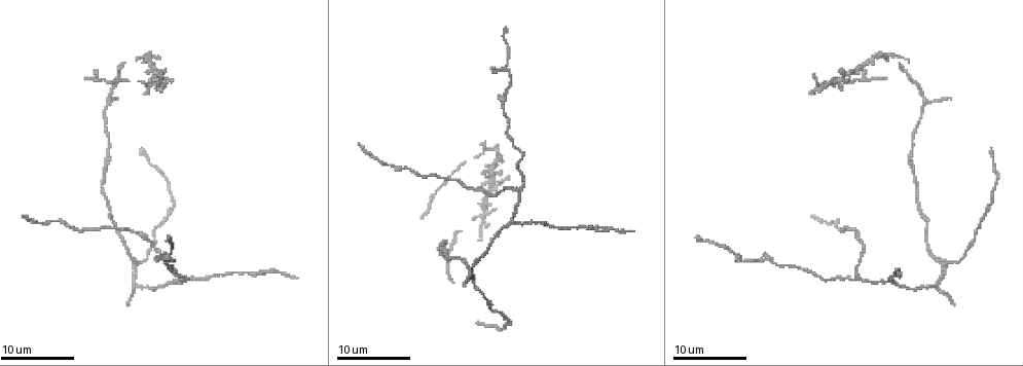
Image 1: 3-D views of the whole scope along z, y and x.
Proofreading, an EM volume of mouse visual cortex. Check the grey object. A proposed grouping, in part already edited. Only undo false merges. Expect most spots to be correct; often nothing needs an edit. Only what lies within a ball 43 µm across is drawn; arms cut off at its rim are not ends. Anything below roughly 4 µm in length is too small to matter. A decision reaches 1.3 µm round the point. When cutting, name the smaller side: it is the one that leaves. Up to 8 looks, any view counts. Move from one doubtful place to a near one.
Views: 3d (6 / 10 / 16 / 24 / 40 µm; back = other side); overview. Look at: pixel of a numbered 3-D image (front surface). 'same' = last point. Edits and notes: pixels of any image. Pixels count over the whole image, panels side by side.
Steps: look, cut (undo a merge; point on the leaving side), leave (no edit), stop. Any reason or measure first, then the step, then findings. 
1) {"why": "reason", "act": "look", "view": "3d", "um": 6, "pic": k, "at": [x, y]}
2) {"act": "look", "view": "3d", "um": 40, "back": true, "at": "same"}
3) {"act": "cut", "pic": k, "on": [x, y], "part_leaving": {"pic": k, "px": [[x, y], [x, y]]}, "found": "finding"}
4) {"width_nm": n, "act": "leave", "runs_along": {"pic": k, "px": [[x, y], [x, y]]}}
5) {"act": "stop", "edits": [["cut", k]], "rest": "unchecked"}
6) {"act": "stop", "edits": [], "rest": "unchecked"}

{"why": "arms part here", "act": "look", "view": "3d", "um": 6, "pic": 1, "at": [946, 262]}

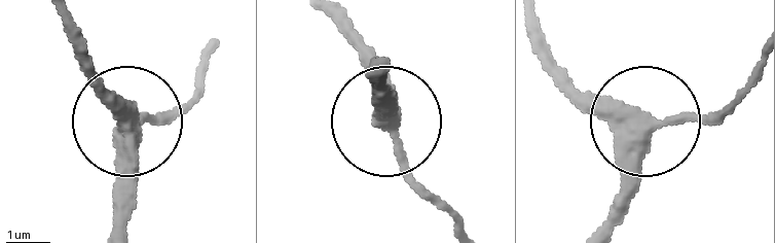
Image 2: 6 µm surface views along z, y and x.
{"act": "leave", "found": "one cell here"}

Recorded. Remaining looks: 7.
{"why": "three-way junction", "act": "look", "view": "3d", "um": 10, "pic": 1, "at": [514, 219]}

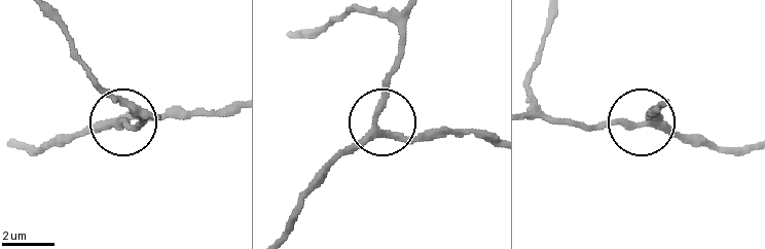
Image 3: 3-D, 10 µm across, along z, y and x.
{"side_arm_um": 18, "act": "leave", "runs_along": {"pic": 3, "px": [[282, 232], [304, 191], [370, 132], [441, 138]]}, "found": "continuous, no second cell"}

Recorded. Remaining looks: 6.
{"why": "three-way junction", "act": "look", "view": "3d", "um": 16, "pic": 1, "at": [856, 280]}

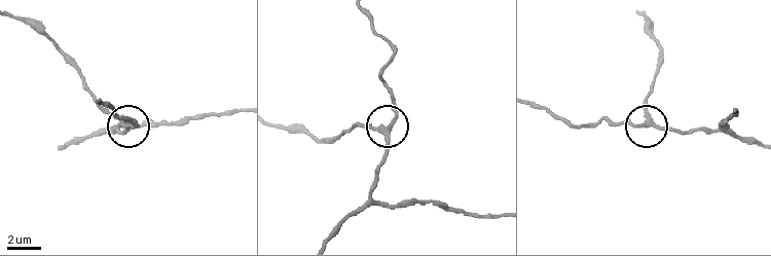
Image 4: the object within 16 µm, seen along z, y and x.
{"width_nm": 250, "act": "leave", "runs_along": {"pic": 4, "px": [[326, 239], [369, 193], [395, 114], [393, 90]]}, "found": "one cell here"}

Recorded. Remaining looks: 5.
{"why": "calibre changes", "act": "look", "view": "3d", "um": 10, "pic": 1, "at": [507, 71]}

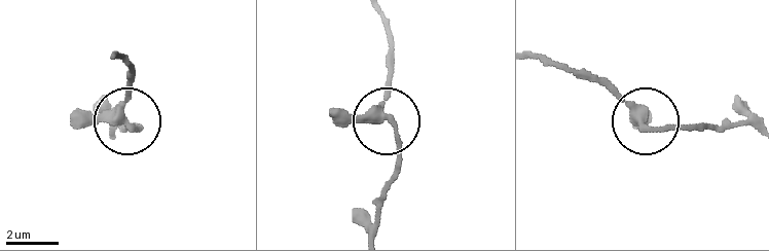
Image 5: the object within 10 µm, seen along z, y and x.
{"act": "look", "view": "3d", "um": 6, "pic": 5, "at": [131, 128]}

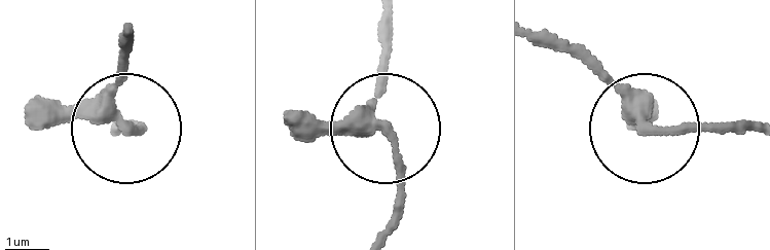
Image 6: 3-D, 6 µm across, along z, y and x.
{"width_nm": 240, "act": "leave", "runs_along": {"pic": 6, "px": [[746, 123], [658, 131], [574, 46]]}, "found": "continuous, no second cell"}

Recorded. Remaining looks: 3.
{"act": "stop", "edits": [], "rest": "unchecked"}

